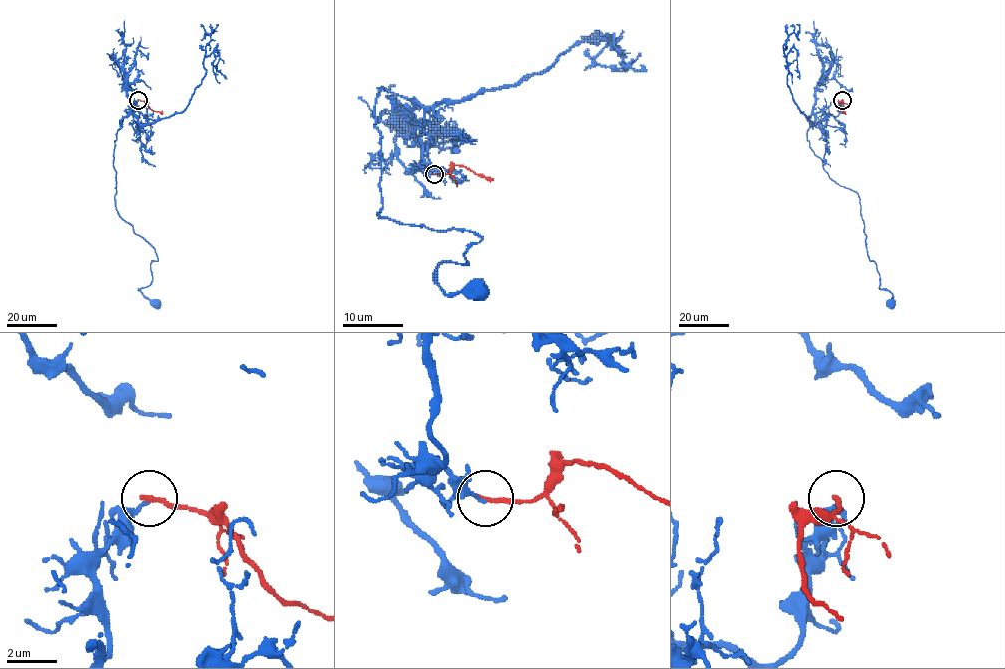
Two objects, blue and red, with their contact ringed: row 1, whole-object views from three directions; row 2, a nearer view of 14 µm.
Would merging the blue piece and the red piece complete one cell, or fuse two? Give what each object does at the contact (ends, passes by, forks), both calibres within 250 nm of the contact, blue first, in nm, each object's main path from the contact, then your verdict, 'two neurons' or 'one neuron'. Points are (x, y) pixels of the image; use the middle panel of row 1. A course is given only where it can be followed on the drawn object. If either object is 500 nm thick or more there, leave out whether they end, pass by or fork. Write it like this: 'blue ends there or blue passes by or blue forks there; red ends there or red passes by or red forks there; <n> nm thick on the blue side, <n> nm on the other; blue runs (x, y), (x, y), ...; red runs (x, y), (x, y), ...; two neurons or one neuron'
blue ends there; red ends there; 140 nm thick on the blue side, 190 nm on the other; blue runs (434, 174), (423, 107), (382, 88), (378, 215), (473, 232), (467, 263), (441, 262), (437, 282), (476, 292); red runs (434, 174), (446, 174), (454, 165), (463, 165), (493, 180); two neurons

